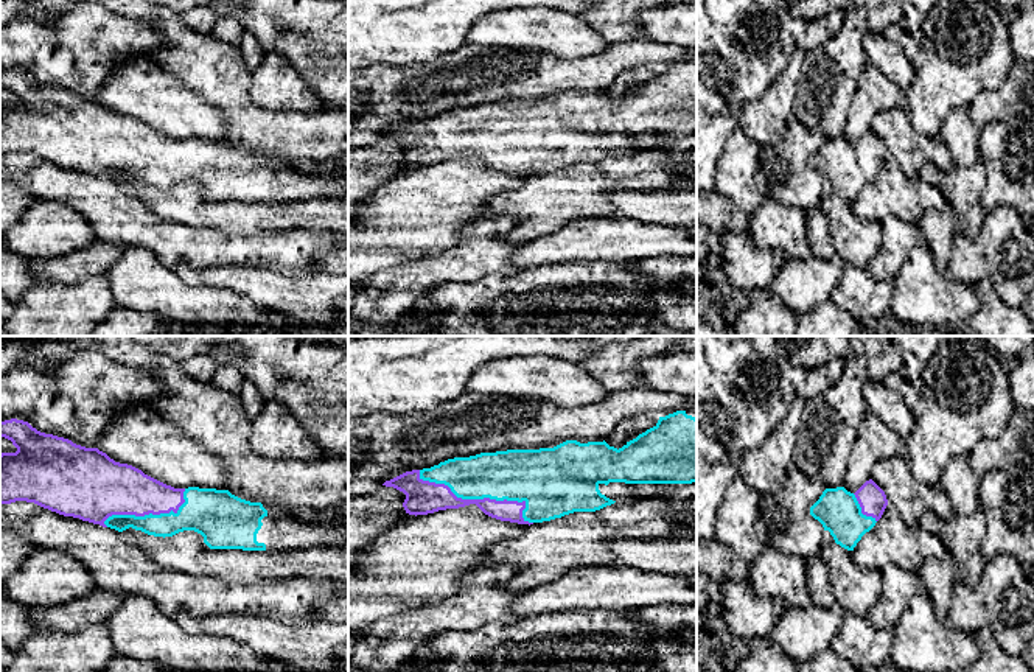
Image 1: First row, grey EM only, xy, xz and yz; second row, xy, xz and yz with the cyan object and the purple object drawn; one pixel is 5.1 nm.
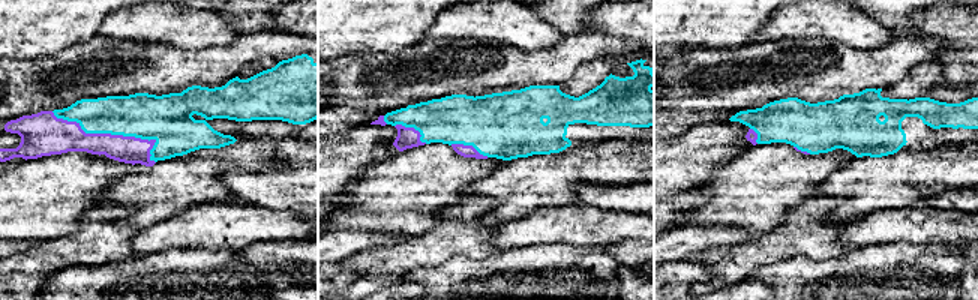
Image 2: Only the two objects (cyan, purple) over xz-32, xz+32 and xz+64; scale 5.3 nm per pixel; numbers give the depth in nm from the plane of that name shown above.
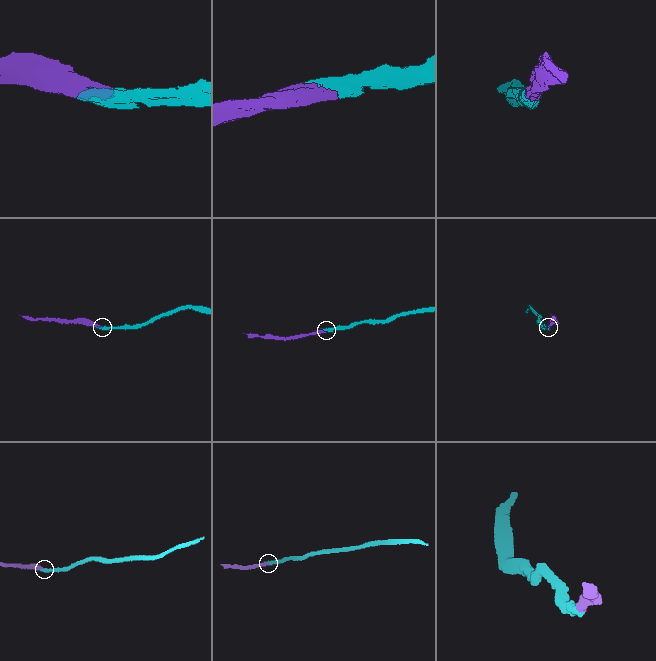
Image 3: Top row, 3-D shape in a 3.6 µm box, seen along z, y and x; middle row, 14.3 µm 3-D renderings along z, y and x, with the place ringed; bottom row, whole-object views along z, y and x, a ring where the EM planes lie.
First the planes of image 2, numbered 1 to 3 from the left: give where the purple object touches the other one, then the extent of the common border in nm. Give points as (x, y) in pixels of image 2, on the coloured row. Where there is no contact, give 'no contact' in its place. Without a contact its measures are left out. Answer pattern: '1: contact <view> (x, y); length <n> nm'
1: contact xz-32 (114, 134); length 600 nm
2: contact xz+32 (414, 128); length 200 nm
3: contact xz+64 (758, 135); length 100 nm

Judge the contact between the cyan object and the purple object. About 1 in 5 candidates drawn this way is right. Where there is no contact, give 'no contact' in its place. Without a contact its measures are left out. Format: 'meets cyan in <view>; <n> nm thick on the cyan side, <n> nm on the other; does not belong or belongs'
meets cyan in xz; 280 nm thick on the cyan side, 150 nm on the other; belongs

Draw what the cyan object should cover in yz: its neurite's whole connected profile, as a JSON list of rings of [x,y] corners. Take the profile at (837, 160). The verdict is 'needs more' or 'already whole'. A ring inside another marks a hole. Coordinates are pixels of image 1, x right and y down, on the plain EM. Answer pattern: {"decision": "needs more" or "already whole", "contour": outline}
{"decision": "needs more", "contour": [[[869,131],[855,145],[844,138],[826,140],[810,159],[810,166],[830,184],[837,196],[854,202],[882,170],[886,157],[885,143]]]}

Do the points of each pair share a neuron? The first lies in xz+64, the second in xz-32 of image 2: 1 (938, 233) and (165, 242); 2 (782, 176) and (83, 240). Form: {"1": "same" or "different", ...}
{"1": "same", "2": "different"}

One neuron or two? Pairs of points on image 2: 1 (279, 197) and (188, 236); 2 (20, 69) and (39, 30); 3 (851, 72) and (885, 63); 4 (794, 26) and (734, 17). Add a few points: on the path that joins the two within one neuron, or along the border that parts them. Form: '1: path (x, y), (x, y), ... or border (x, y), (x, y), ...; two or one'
1: border (245, 203), (294, 215); two
2: border (59, 51), (35, 59), (15, 59); two
3: path (860, 69), (876, 68); one
4: border (771, 15), (752, 41); two

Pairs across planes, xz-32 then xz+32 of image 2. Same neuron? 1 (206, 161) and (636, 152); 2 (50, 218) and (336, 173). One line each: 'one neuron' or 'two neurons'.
1: one neuron
2: two neurons

